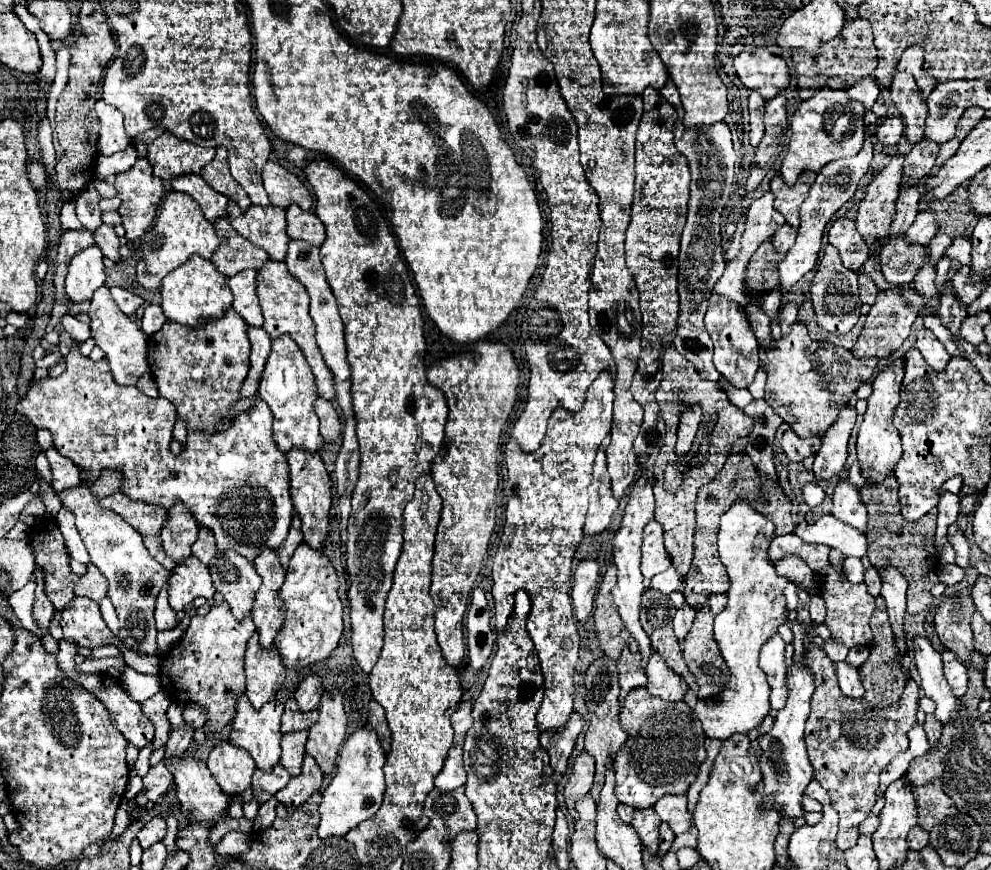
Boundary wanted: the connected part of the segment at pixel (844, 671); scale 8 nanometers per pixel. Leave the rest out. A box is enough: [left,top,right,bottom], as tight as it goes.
[834,661,864,697]

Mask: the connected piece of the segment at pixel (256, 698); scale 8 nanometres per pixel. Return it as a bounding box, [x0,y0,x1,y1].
[244,633,286,709]

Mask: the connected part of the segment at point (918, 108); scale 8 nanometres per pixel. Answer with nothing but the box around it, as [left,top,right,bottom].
[890,73,928,145]

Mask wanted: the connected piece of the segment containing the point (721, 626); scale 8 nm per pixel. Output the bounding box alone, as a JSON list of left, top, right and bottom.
[696,499,788,739]

